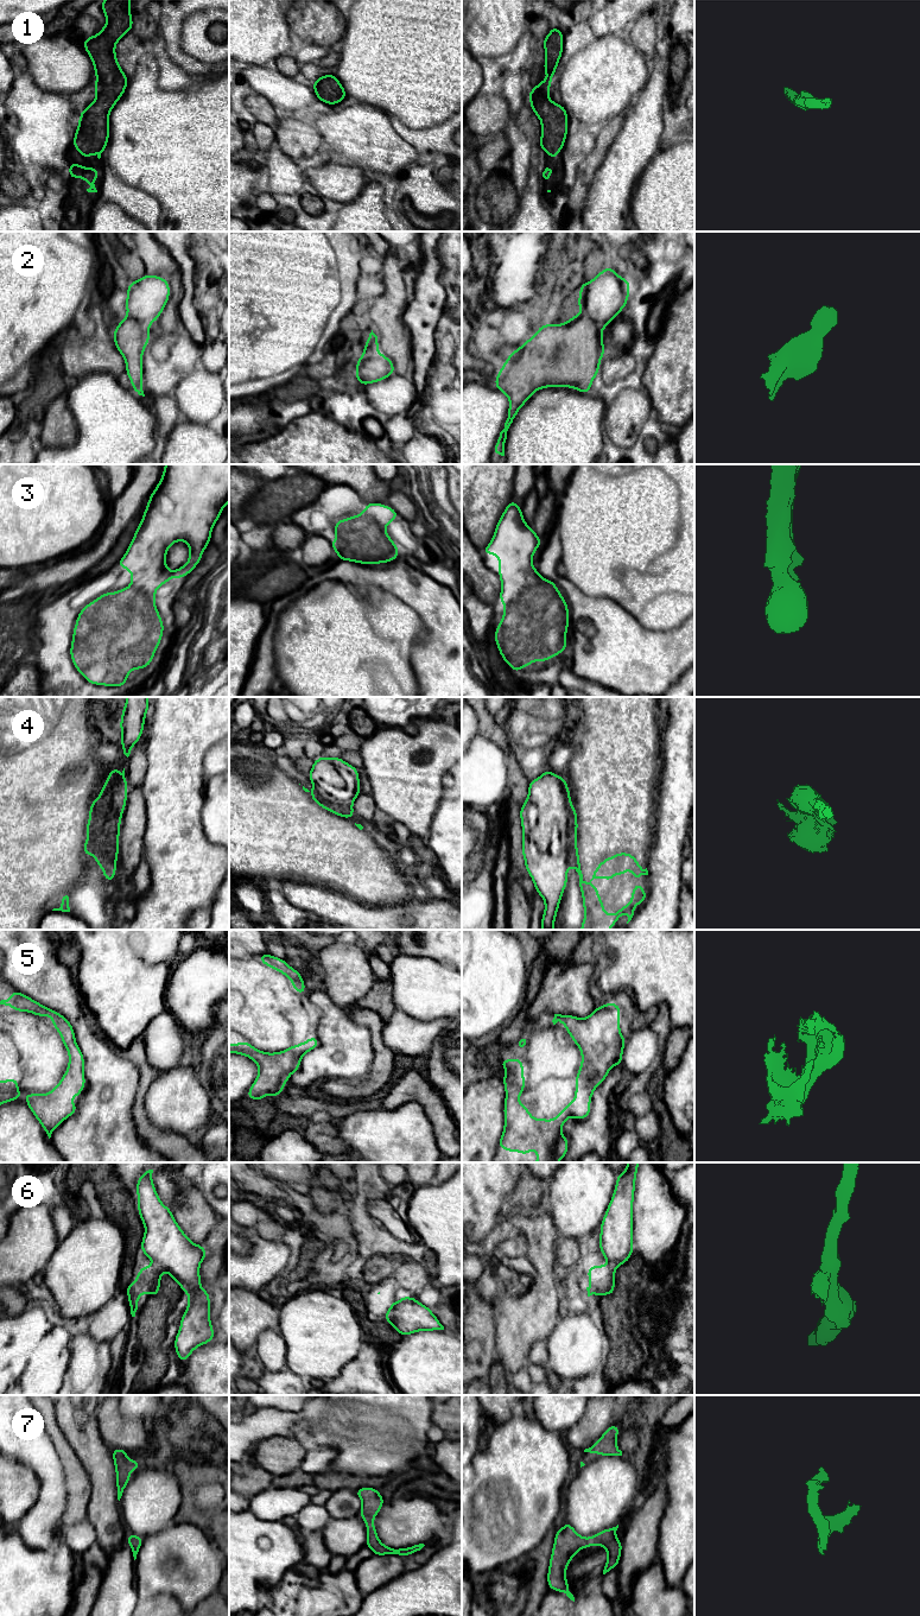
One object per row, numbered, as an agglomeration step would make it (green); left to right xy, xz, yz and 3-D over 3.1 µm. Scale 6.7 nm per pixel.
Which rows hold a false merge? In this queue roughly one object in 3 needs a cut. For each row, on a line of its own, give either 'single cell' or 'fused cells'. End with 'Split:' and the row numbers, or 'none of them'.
1: single cell
2: single cell
3: single cell
4: fused cells
5: single cell
6: fused cells
7: single cell
Split: 4, 6

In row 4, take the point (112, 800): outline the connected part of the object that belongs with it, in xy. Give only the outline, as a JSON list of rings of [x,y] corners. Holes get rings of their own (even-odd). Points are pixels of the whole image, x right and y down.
[[[119,767],[108,773],[108,778],[99,796],[99,826],[97,832],[103,832],[109,841],[109,853],[115,857],[109,863],[116,866],[120,836],[120,823],[127,801],[128,784],[125,768],[119,773]]]

